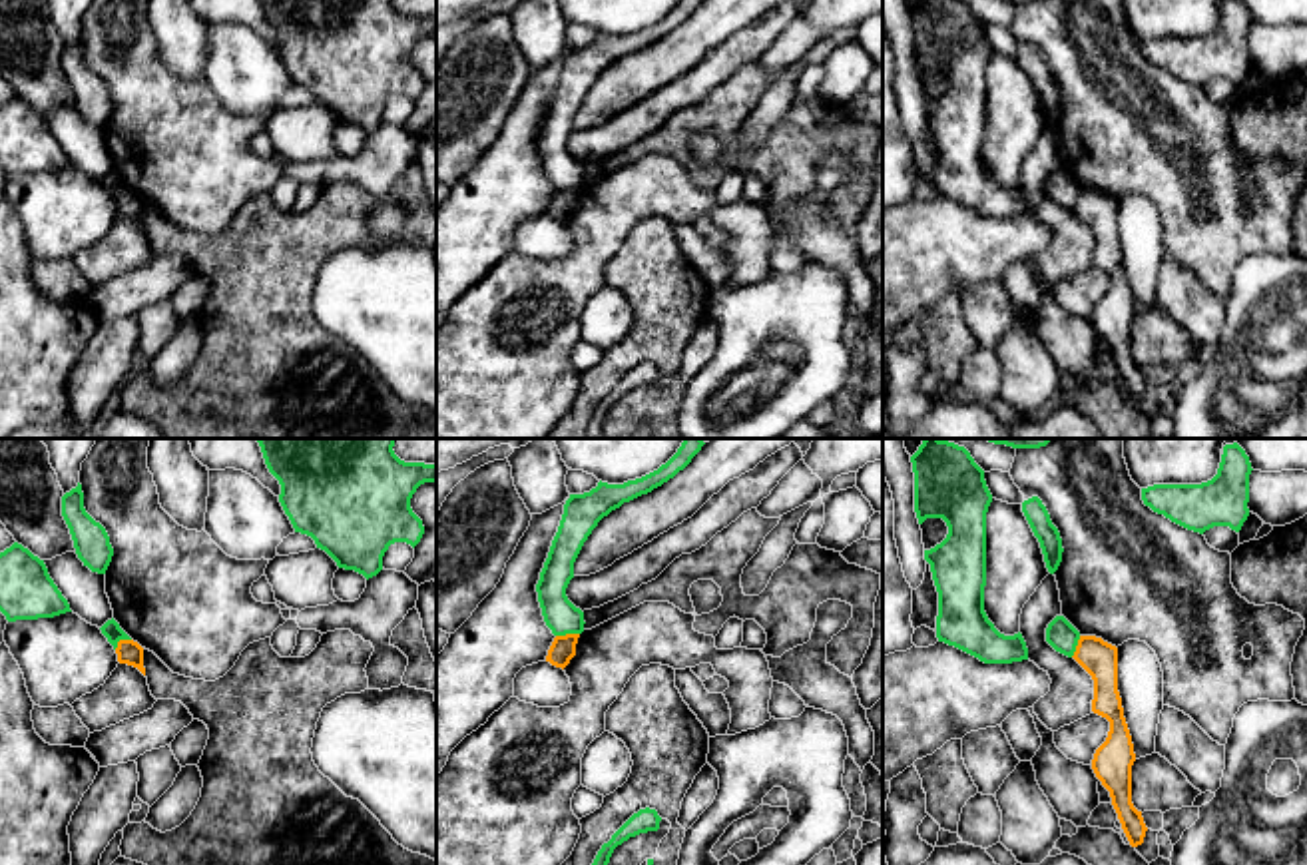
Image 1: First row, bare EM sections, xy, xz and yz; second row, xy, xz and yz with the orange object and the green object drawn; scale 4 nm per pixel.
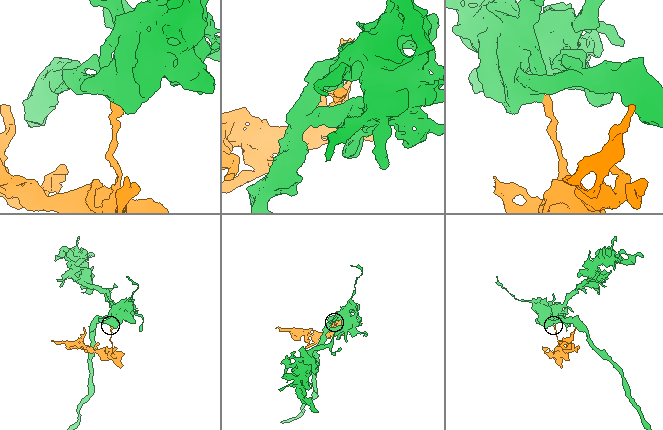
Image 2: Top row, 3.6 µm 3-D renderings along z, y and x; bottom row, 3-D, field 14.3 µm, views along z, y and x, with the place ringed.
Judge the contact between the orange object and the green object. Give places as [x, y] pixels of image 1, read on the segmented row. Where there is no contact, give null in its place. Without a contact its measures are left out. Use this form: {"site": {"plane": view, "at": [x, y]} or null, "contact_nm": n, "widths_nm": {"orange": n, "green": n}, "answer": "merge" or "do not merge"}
{"site": {"plane": "xz", "at": [566, 634]}, "contact_nm": 100, "widths_nm": {"orange": 100, "green": 140}, "answer": "do not merge"}

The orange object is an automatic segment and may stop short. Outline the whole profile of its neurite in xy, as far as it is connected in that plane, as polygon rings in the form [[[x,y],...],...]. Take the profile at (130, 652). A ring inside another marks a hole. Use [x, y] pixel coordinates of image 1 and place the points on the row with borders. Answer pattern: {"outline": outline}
{"outline": [[[120,640],[118,648],[118,662],[137,668],[145,676],[143,668],[143,648],[133,640]]]}

